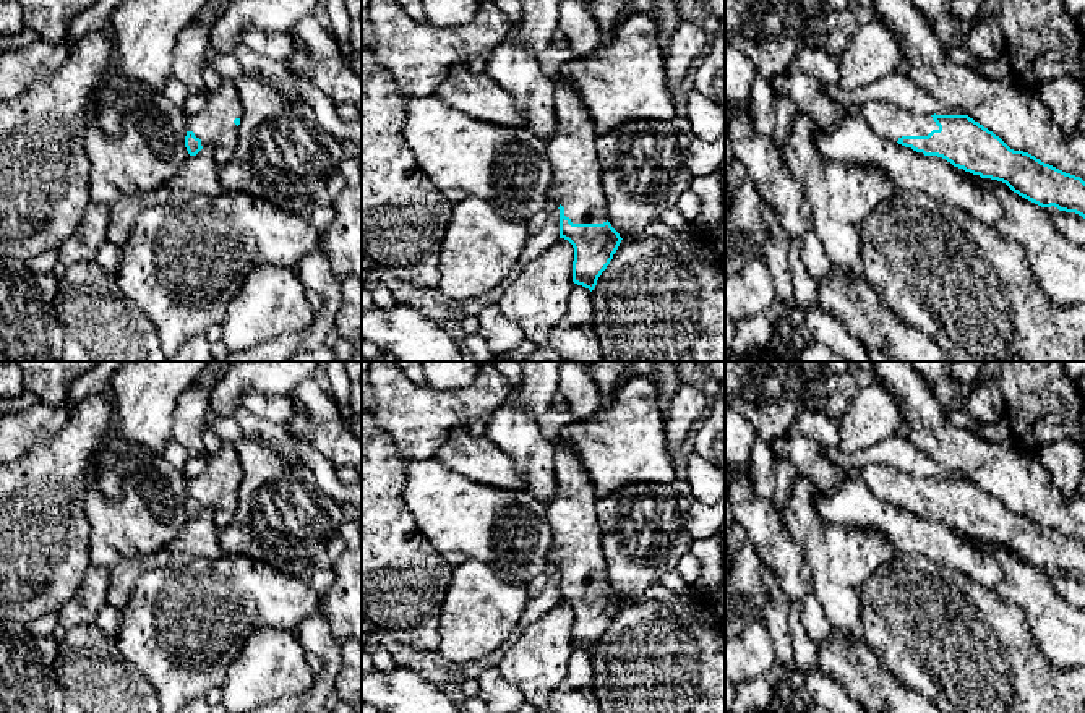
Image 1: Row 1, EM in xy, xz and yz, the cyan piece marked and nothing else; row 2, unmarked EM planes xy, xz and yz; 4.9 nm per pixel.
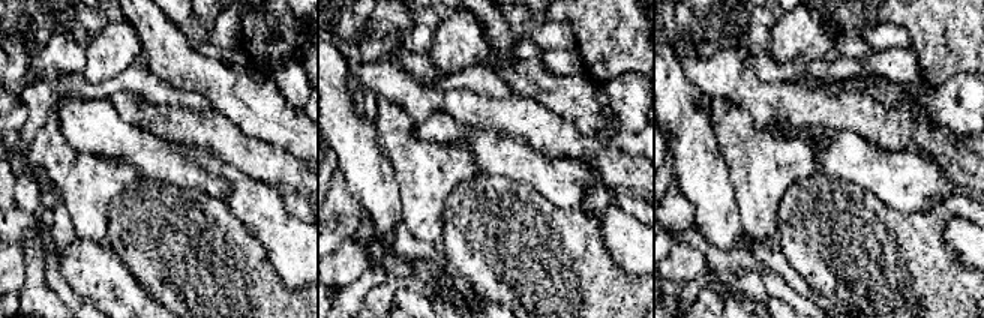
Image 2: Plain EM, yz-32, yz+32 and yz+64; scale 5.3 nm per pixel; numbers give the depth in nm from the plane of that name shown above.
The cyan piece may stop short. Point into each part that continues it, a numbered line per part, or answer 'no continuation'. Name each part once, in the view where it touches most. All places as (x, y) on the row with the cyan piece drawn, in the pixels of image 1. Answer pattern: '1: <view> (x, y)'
1: yz (887, 120)

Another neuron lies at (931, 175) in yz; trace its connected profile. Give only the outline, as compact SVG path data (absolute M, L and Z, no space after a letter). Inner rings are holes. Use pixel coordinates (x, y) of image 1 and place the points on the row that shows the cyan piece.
M845 117L834 128L816 123L816 146L824 160L881 169L897 191L926 194L960 207L988 227L996 227L1002 217L1002 206L993 190L1012 191L991 178L975 183L942 157L924 156L886 139L863 117Z

